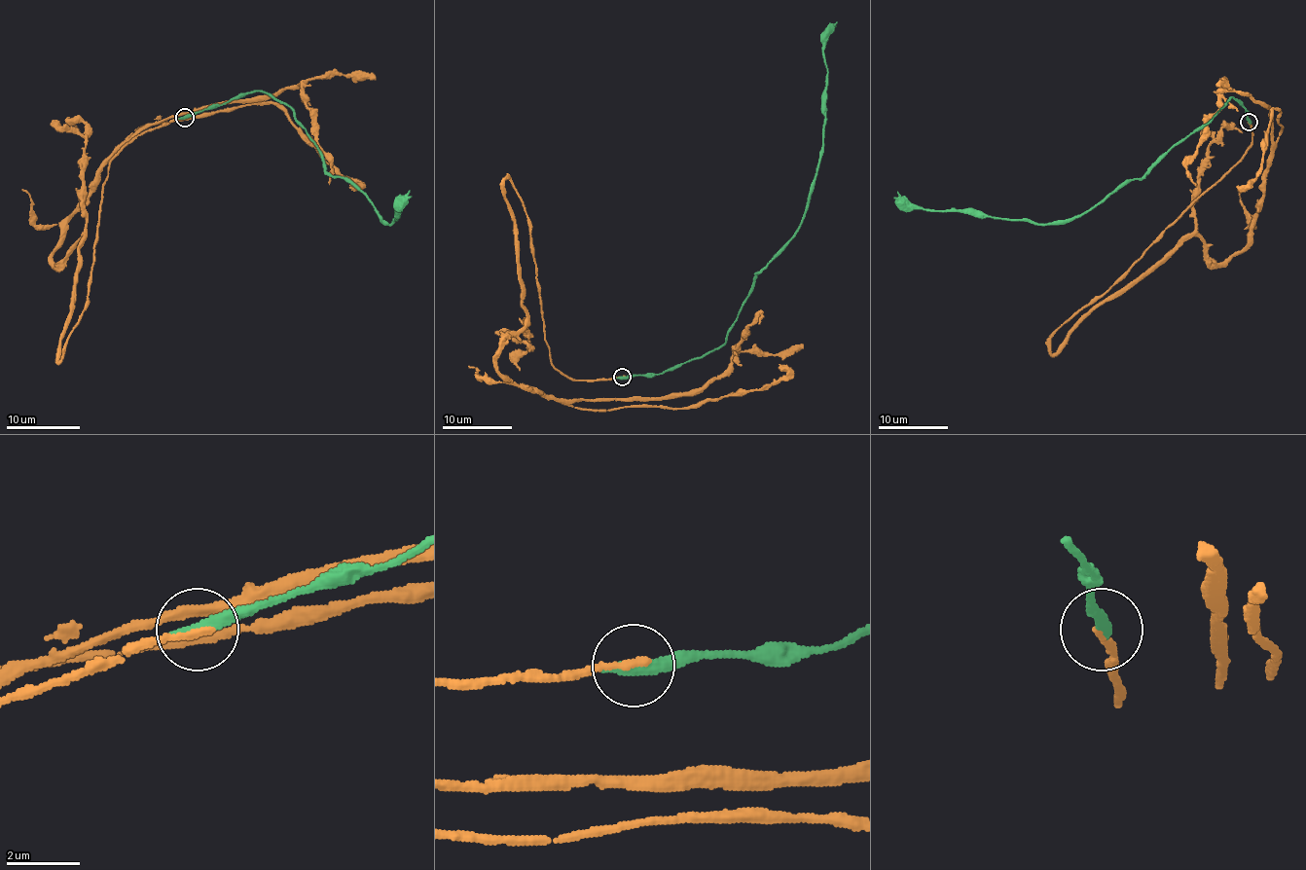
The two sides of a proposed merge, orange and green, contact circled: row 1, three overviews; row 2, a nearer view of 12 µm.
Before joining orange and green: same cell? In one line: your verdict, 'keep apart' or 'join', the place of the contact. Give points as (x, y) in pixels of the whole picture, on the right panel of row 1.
join | (1249, 122)

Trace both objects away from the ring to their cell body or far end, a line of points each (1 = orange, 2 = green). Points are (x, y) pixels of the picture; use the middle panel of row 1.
1: (622, 378), (551, 362), (507, 178), (526, 318), (496, 360), (509, 380), (560, 400), (692, 395), (759, 323)
2: (622, 378), (656, 376), (726, 341), (753, 277), (794, 234), (808, 206), (825, 121), (823, 38), (838, 22)

